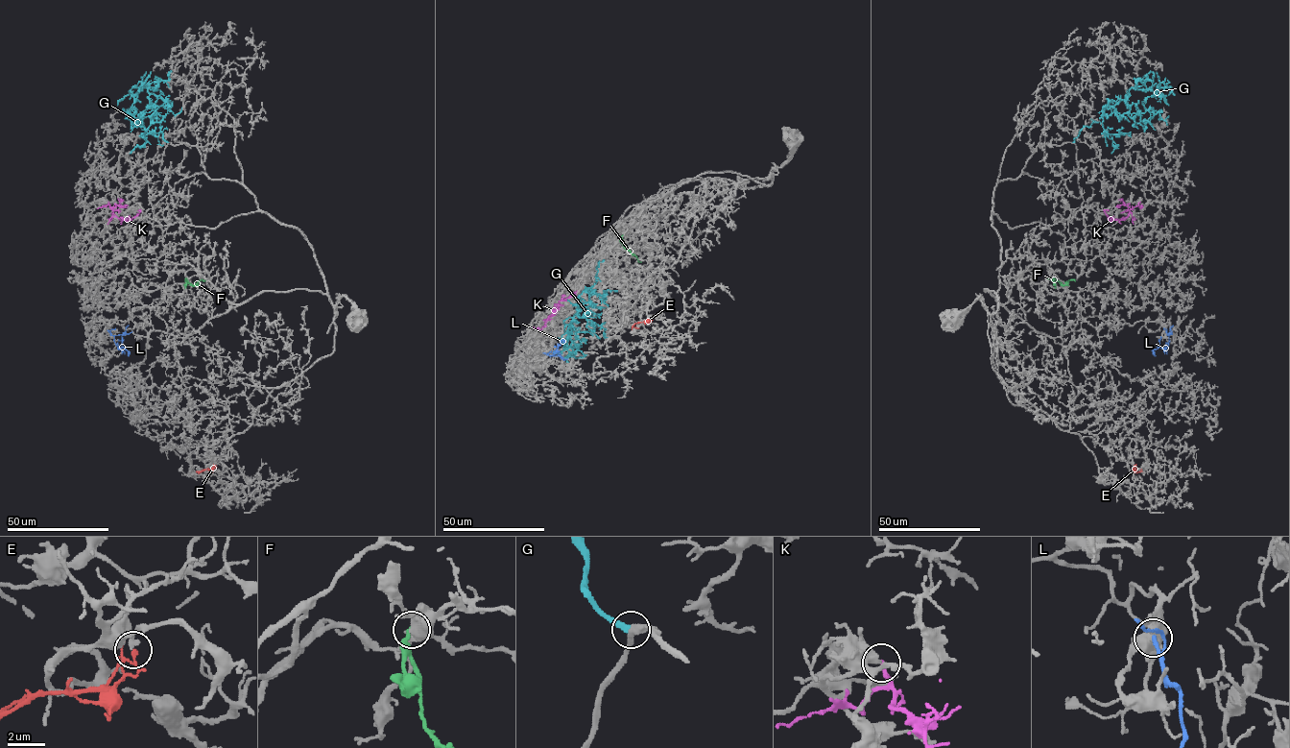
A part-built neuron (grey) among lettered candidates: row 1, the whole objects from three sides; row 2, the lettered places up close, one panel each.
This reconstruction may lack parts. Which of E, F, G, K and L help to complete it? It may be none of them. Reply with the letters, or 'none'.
G

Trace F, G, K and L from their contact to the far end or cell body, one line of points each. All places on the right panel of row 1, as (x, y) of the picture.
F: (1048, 278), (1057, 279), (1062, 284), (1074, 279)
G: (1073, 142), (1084, 127), (1103, 121), (1105, 108), (1130, 118), (1144, 112), (1141, 103), (1161, 87), (1175, 95)
K: (1139, 202), (1124, 219), (1111, 220), (1104, 211), (1109, 210)
L: (1165, 329), (1168, 344), (1154, 349), (1155, 356)

